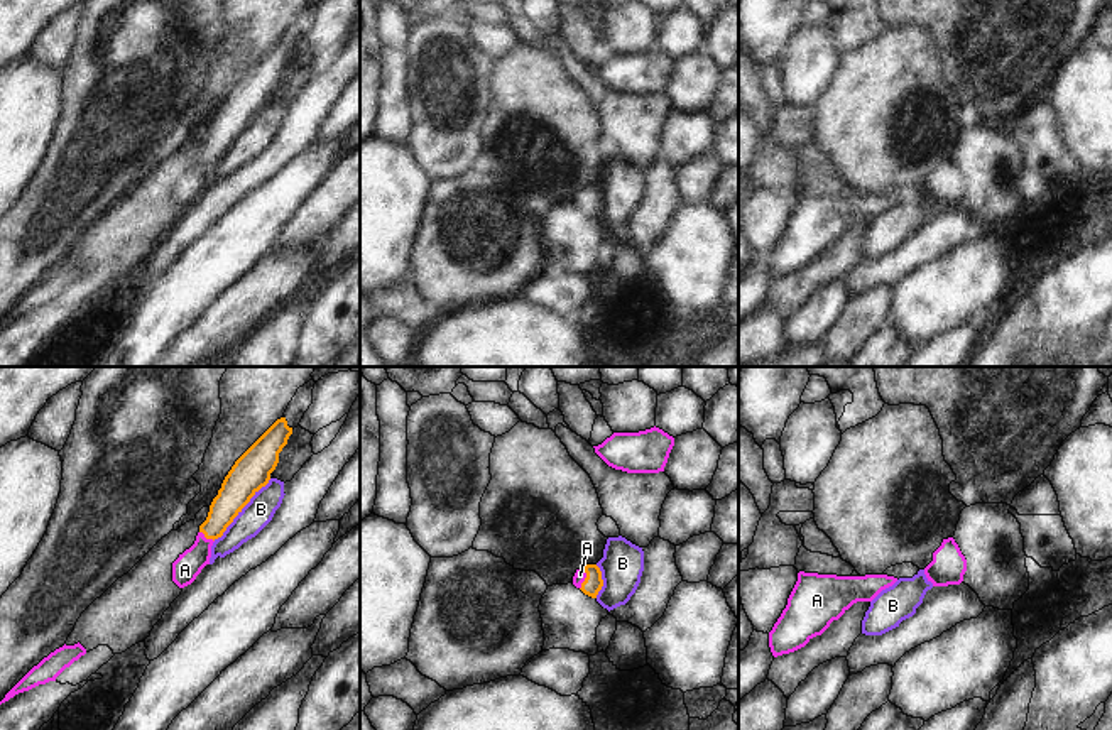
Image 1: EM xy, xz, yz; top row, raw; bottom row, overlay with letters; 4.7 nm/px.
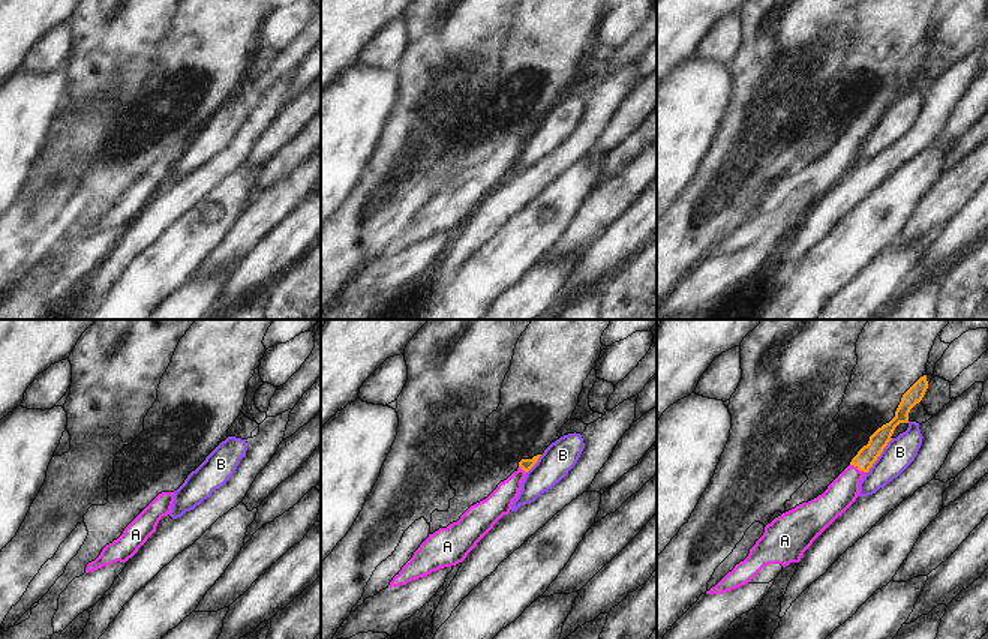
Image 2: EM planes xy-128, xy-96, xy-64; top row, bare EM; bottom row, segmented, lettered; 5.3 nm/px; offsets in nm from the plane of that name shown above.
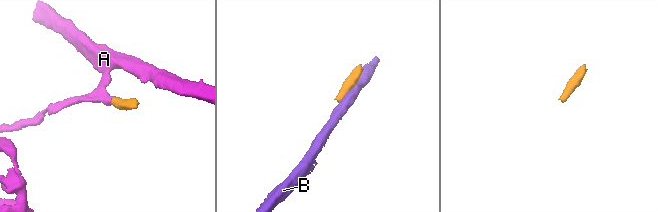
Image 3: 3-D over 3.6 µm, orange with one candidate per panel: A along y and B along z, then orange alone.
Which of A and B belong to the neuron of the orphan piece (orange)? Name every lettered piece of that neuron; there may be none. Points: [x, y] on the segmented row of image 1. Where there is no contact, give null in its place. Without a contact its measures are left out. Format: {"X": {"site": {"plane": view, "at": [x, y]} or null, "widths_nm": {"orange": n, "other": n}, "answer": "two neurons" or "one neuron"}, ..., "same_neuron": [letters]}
{"A": {"site": {"plane": "xz", "at": [585, 578]}, "widths_nm": {"orange": 90, "other": 60}, "answer": "one neuron"}, "B": {"site": {"plane": "xy", "at": [240, 511]}, "widths_nm": {"orange": 180, "other": 140}, "answer": "two neurons"}, "same_neuron": ["A"]}

